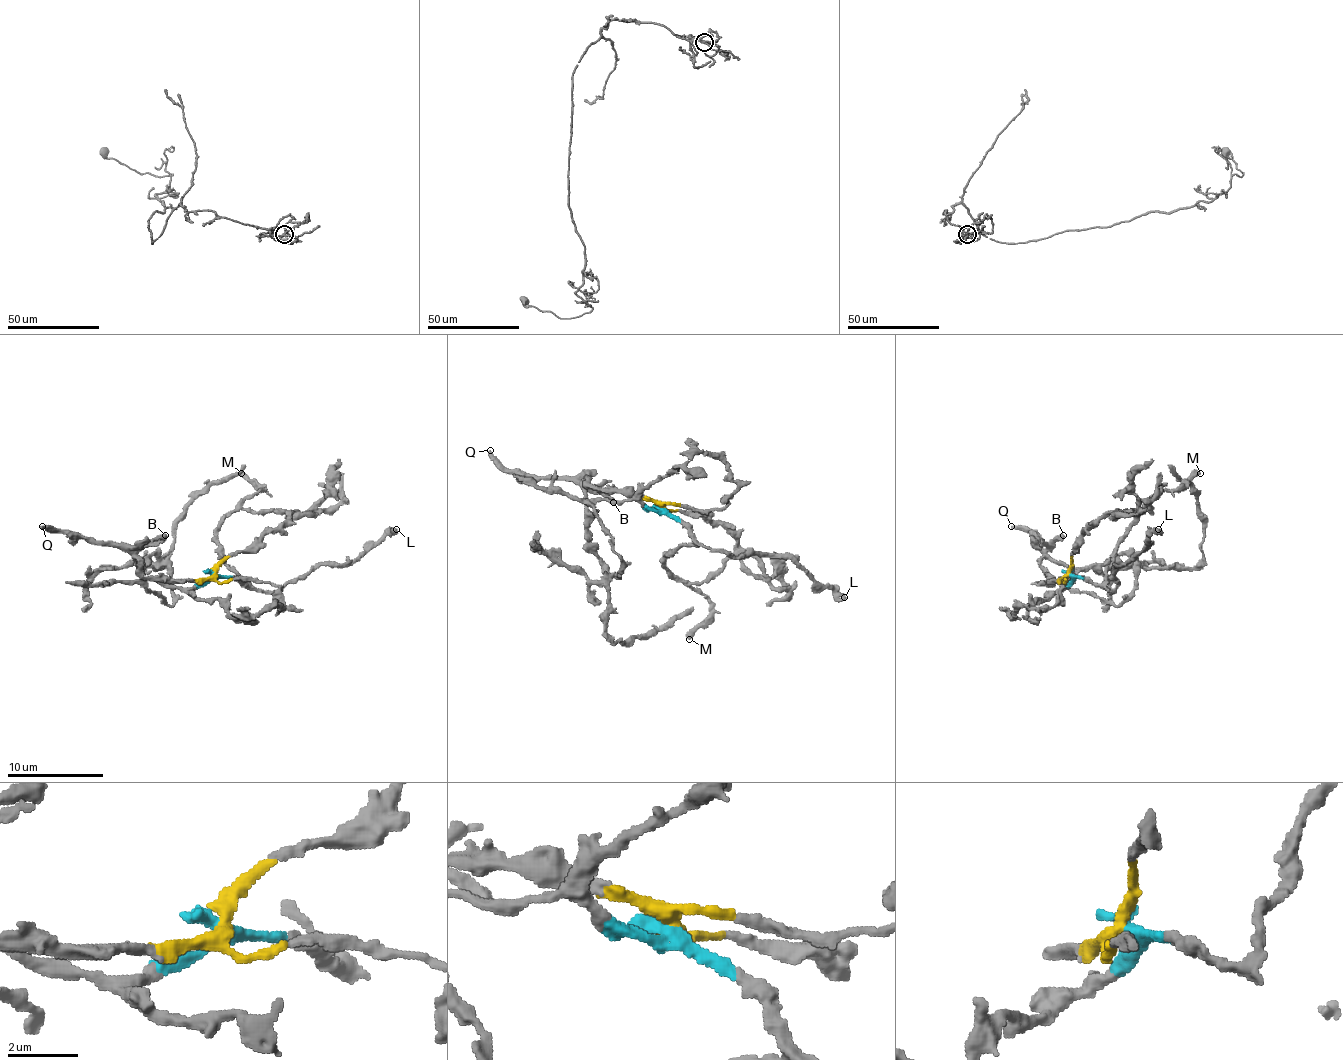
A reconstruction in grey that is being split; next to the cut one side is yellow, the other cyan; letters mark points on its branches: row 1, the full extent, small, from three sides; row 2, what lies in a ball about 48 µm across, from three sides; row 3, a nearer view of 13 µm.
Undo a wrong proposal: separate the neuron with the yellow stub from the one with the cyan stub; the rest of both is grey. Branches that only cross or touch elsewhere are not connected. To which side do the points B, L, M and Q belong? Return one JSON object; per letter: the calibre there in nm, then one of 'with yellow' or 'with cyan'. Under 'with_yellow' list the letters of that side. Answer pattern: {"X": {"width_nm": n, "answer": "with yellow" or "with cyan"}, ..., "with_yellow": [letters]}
{"B": {"width_nm": 440, "answer": "with yellow"}, "L": {"width_nm": 500, "answer": "with cyan"}, "M": {"width_nm": 460, "answer": "with cyan"}, "Q": {"width_nm": 320, "answer": "with yellow"}, "with_yellow": ["B", "Q"]}

